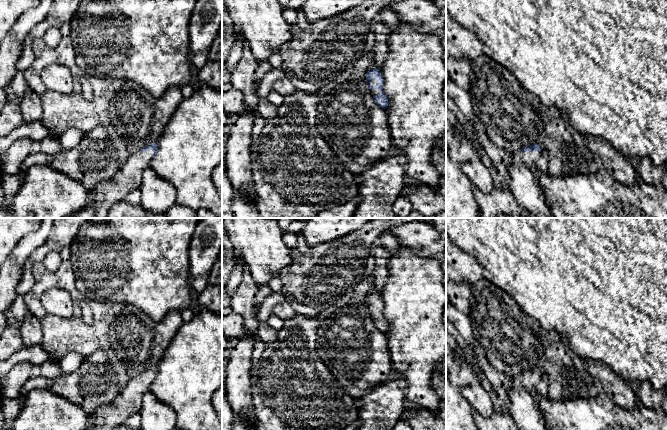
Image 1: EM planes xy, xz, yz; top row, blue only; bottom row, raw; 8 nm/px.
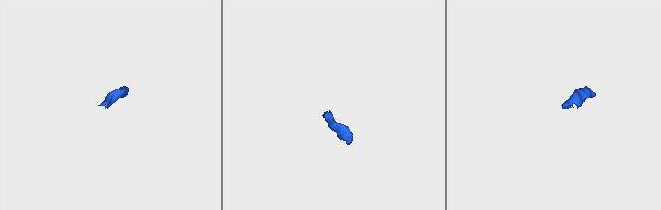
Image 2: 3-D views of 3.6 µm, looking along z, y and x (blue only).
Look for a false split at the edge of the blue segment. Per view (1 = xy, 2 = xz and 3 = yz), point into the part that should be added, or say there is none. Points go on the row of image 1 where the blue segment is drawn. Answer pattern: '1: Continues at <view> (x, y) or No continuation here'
1: Continues at xy (107, 193)
2: Continues at xz (374, 92)
3: Continues at yz (534, 160)

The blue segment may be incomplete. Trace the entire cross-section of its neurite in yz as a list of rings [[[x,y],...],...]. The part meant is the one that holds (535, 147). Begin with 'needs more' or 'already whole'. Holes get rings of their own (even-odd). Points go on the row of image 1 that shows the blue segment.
needs more; [[[533,144],[522,148],[512,154],[512,163],[523,164],[531,172],[538,170],[545,172],[548,169],[548,154],[538,144]]]

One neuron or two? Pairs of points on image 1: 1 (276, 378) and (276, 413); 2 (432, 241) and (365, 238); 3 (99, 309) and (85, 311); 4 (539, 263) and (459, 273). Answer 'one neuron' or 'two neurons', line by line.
1: one neuron
2: two neurons
3: two neurons
4: two neurons

